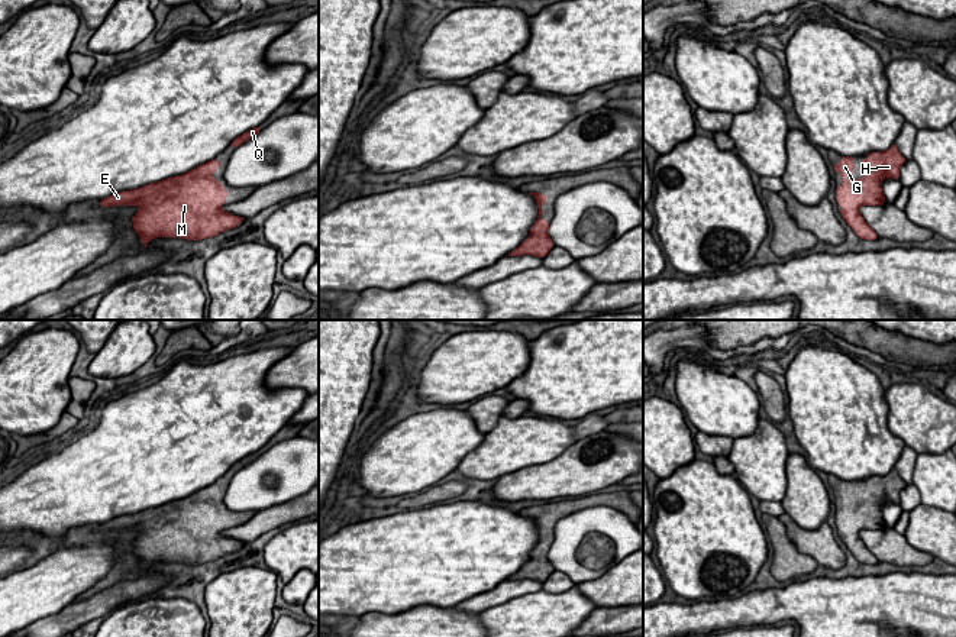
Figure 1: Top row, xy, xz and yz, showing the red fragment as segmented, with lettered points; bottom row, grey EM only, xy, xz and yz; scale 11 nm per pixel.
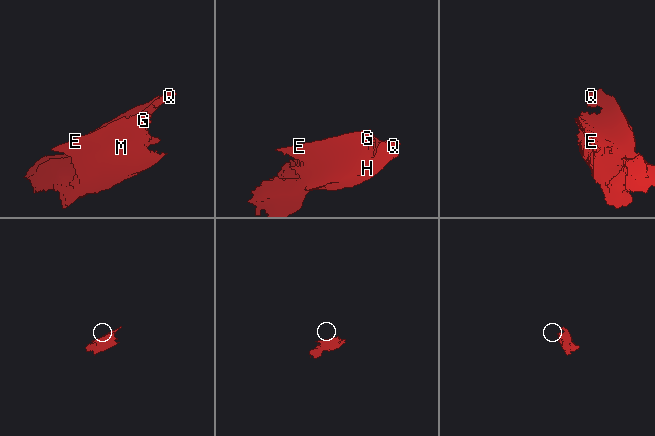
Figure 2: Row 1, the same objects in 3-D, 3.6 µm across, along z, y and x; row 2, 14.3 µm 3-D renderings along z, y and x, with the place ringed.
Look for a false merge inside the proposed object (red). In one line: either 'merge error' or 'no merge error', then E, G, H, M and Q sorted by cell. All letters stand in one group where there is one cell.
no merge error; E G H M Q

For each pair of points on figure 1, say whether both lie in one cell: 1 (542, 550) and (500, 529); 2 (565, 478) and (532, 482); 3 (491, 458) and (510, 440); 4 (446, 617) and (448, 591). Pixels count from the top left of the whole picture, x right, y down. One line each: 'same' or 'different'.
1: different
2: same
3: same
4: different

